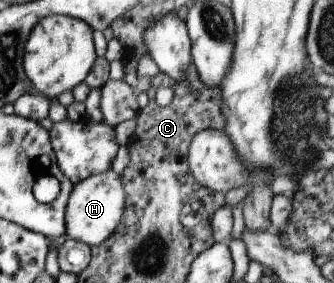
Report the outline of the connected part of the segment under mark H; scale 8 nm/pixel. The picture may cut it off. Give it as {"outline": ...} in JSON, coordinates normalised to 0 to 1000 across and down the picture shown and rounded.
{"outline":[[[335,594],[219,650],[195,739],[198,830],[210,845],[251,855],[272,876],[299,866],[347,816],[371,760],[374,696],[365,622]]]}

